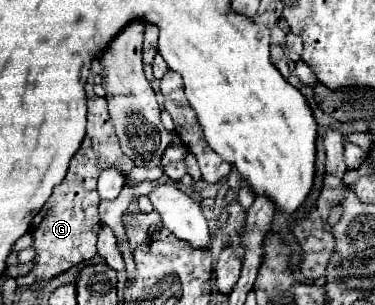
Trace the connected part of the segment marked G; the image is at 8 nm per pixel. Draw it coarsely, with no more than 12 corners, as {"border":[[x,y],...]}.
{"border":[[87,95],[89,149],[31,223],[35,265],[51,279],[97,253],[97,177],[127,175],[103,97]]}

